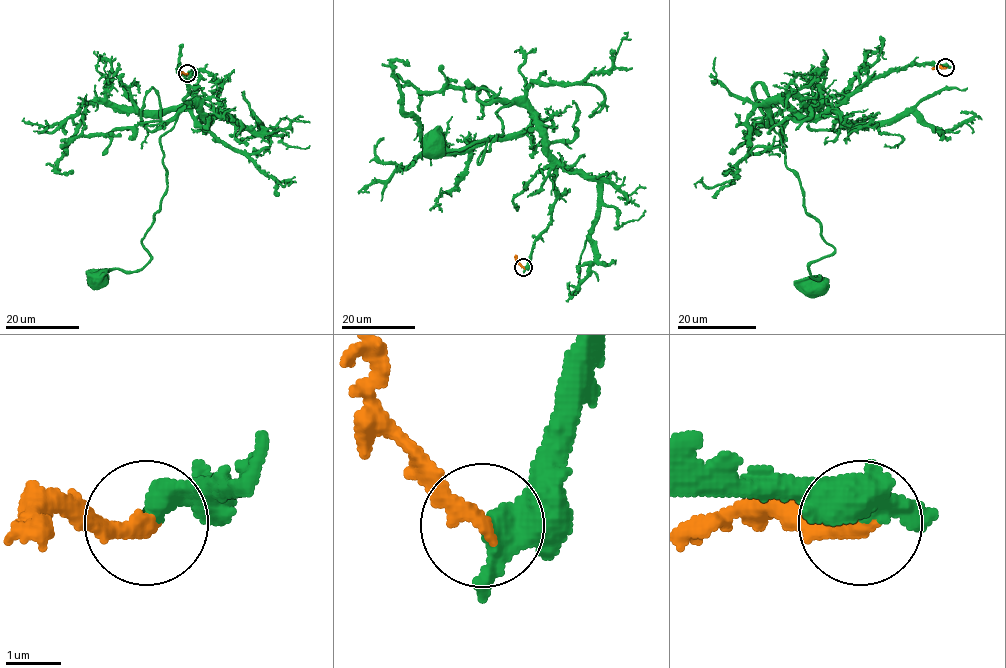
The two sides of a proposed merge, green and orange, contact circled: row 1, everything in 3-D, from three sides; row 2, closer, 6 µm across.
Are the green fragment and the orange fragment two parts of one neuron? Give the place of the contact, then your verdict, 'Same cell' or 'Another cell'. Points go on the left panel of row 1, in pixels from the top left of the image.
Place: (187, 73). Same cell

